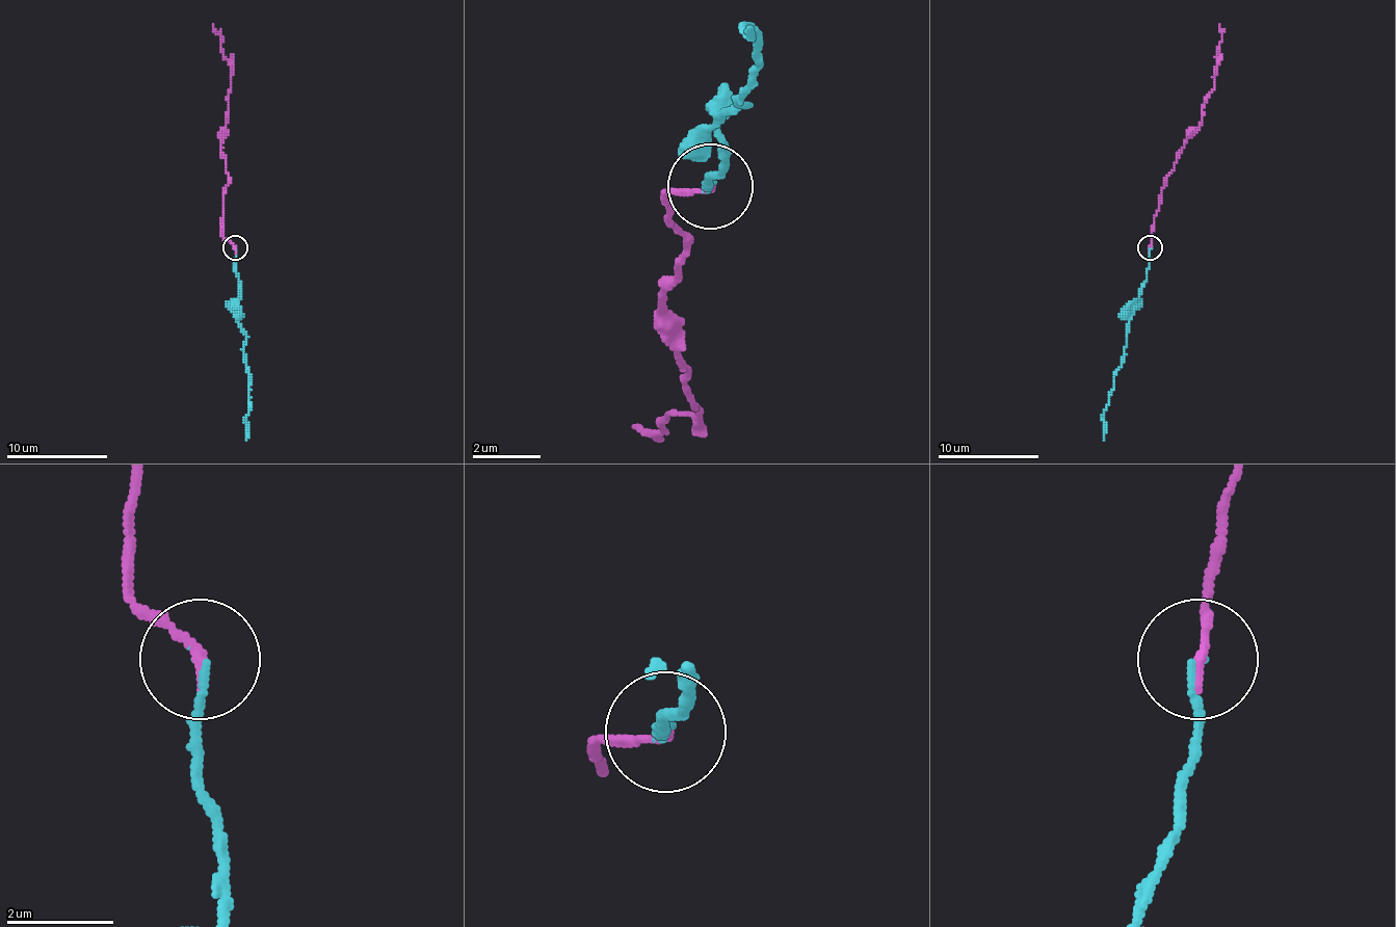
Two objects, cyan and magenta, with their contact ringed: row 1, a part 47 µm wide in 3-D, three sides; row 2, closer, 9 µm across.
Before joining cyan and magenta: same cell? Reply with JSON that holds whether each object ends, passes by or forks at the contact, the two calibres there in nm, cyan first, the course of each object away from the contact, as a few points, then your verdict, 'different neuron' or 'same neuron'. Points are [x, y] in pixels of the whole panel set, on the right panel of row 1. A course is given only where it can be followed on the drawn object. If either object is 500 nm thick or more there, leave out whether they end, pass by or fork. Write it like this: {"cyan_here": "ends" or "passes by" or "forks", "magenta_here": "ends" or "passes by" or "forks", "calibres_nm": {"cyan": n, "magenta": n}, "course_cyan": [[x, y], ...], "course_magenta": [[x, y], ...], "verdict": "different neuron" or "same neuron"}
{"cyan_here": "ends", "magenta_here": "ends", "calibres_nm": {"cyan": 100, "magenta": 200}, "course_cyan": [[1149, 248], [1147, 281], [1129, 307], [1124, 360], [1104, 412], [1104, 440]], "course_magenta": [[1149, 248], [1164, 178], [1202, 120], [1202, 105], [1214, 87], [1214, 67], [1221, 34], [1219, 24]], "verdict": "same neuron"}

